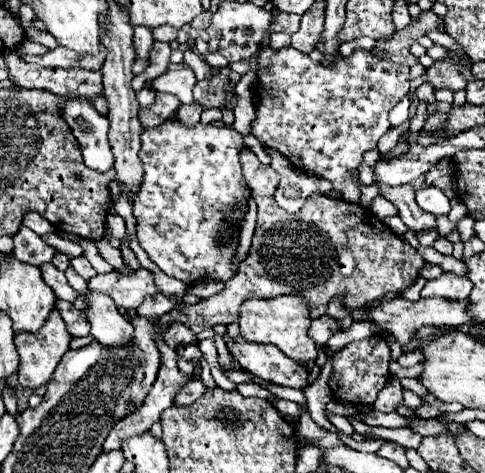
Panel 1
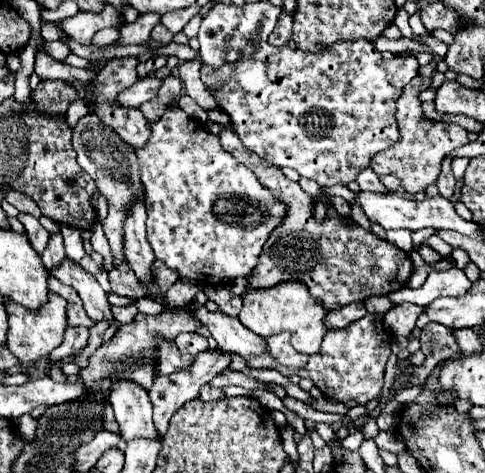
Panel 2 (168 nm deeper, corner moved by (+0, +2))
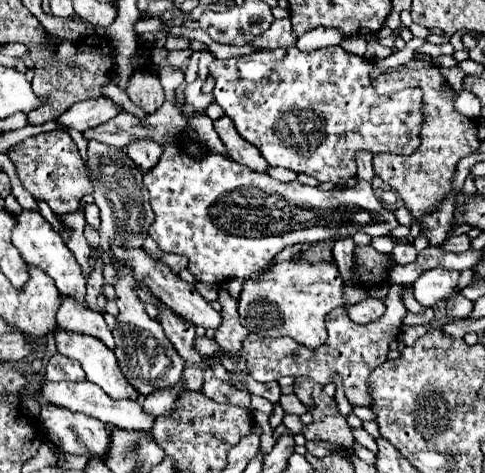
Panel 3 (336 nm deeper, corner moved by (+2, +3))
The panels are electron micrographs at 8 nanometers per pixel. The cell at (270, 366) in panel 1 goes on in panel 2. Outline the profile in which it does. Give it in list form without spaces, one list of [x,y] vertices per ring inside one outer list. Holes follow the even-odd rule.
[[[192,302],[192,314],[196,314],[196,318],[200,318],[200,322],[210,330],[220,350],[244,358],[268,352],[268,344],[264,342],[264,338],[244,328],[238,318],[230,318],[224,312],[208,312],[196,302]]]

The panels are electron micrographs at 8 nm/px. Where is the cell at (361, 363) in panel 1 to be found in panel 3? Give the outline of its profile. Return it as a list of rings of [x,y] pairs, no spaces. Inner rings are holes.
[[[390,285],[384,305],[386,305],[386,313],[382,315],[382,321],[374,321],[370,325],[356,325],[354,321],[350,321],[344,307],[330,311],[326,317],[328,339],[324,345],[320,345],[316,349],[302,347],[298,343],[294,343],[290,337],[268,339],[268,337],[258,337],[256,333],[250,333],[242,341],[238,355],[248,361],[250,375],[260,383],[278,381],[282,375],[290,375],[290,377],[304,375],[304,377],[310,377],[310,379],[326,385],[332,381],[334,373],[340,373],[344,379],[344,391],[346,391],[350,405],[368,407],[370,397],[366,395],[366,379],[378,365],[382,365],[386,361],[388,345],[394,339],[398,339],[402,319],[406,315],[406,307],[402,305],[402,285]]]

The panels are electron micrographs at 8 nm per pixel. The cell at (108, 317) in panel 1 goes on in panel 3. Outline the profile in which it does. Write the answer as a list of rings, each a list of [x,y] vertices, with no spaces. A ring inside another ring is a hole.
[[[22,209],[16,215],[12,241],[14,241],[14,247],[20,251],[20,255],[26,263],[40,267],[46,275],[50,275],[54,279],[56,289],[60,291],[60,295],[72,297],[78,303],[86,301],[86,279],[82,277],[82,269],[80,269],[74,253],[66,247],[62,237],[58,237],[58,233],[52,229],[52,225],[38,211]]]

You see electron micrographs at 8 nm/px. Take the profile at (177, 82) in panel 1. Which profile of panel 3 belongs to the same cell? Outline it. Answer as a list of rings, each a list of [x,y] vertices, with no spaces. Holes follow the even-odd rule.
[[[100,97],[100,99],[78,101],[68,111],[64,111],[56,119],[56,123],[64,129],[76,129],[82,133],[86,129],[92,129],[92,127],[106,123],[108,119],[116,117],[118,113],[120,113],[120,107],[112,99]]]

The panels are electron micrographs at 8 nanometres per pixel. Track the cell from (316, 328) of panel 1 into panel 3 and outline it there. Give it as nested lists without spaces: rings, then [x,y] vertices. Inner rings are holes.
[[[368,297],[368,299],[364,299],[364,301],[348,307],[350,319],[354,323],[360,323],[360,325],[366,325],[366,323],[372,323],[372,321],[380,319],[384,315],[384,311],[386,311],[384,303],[378,301],[378,299],[372,299],[372,297]]]

